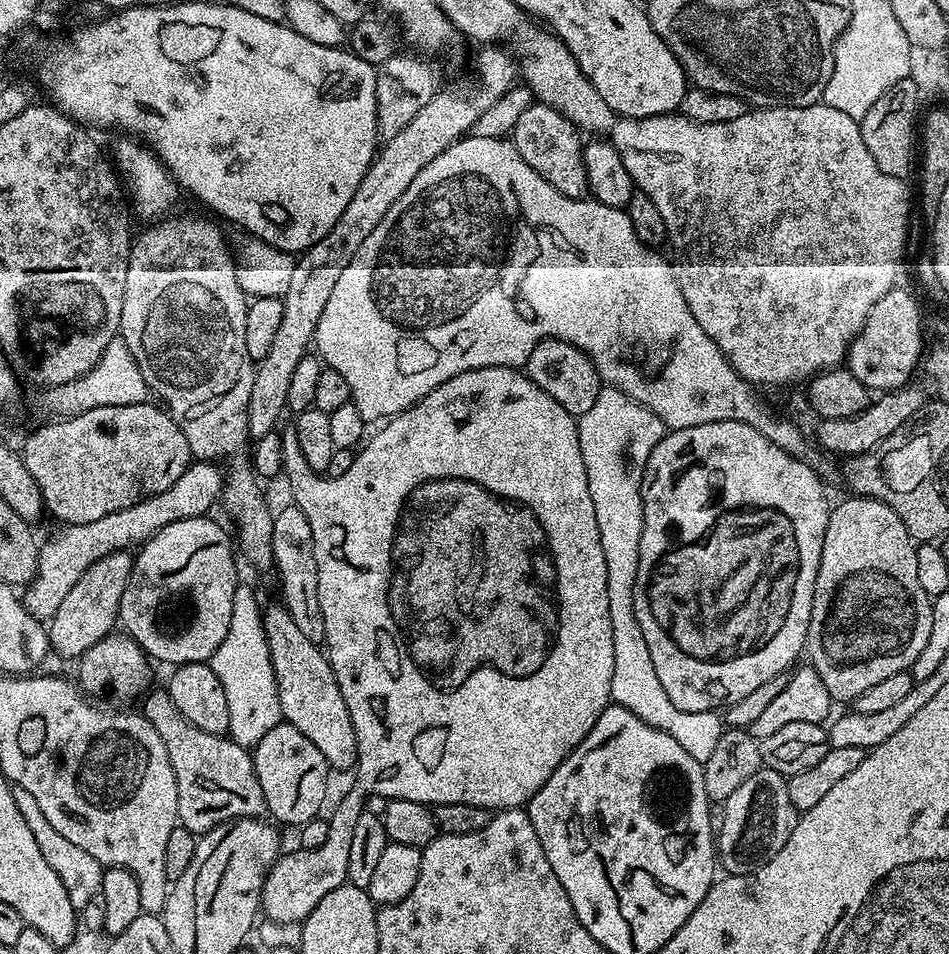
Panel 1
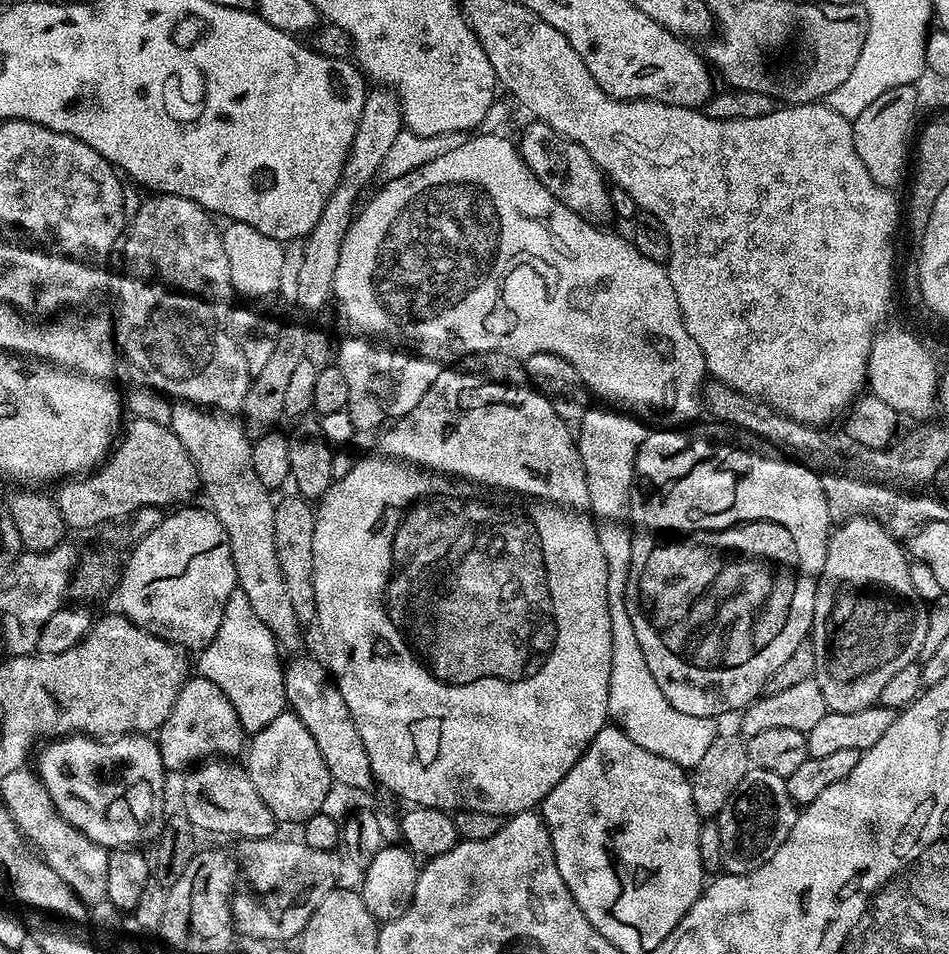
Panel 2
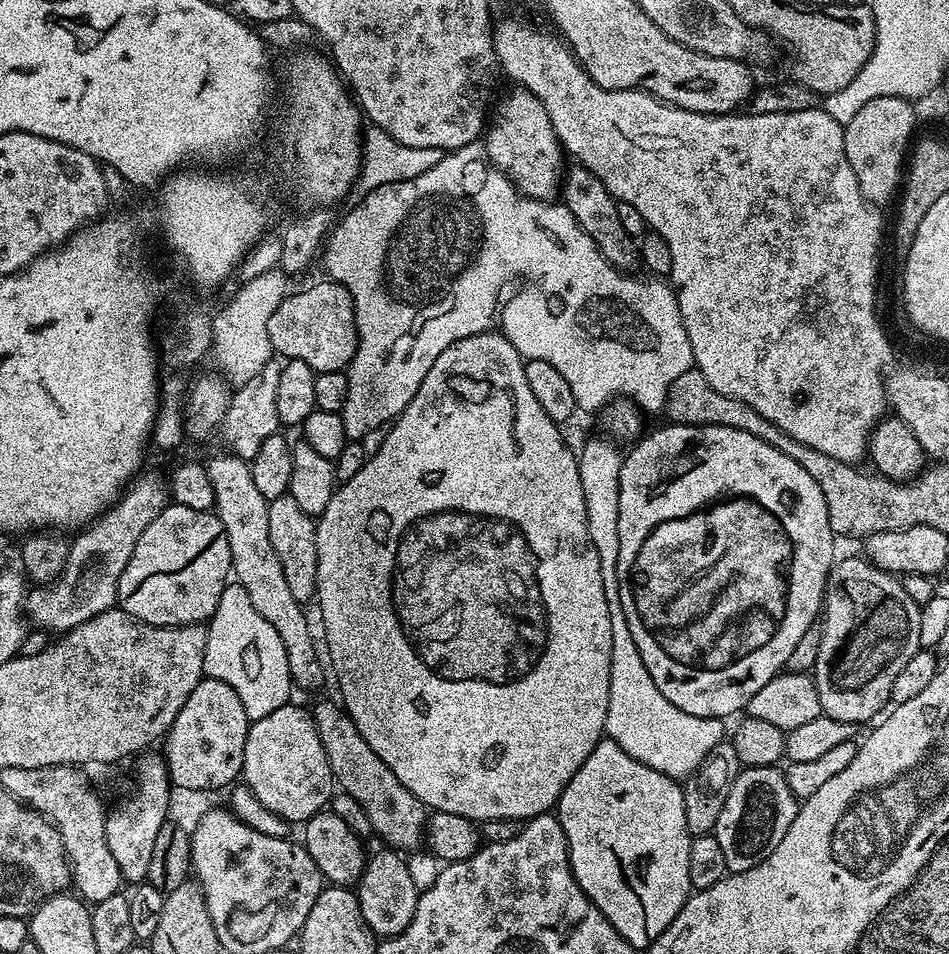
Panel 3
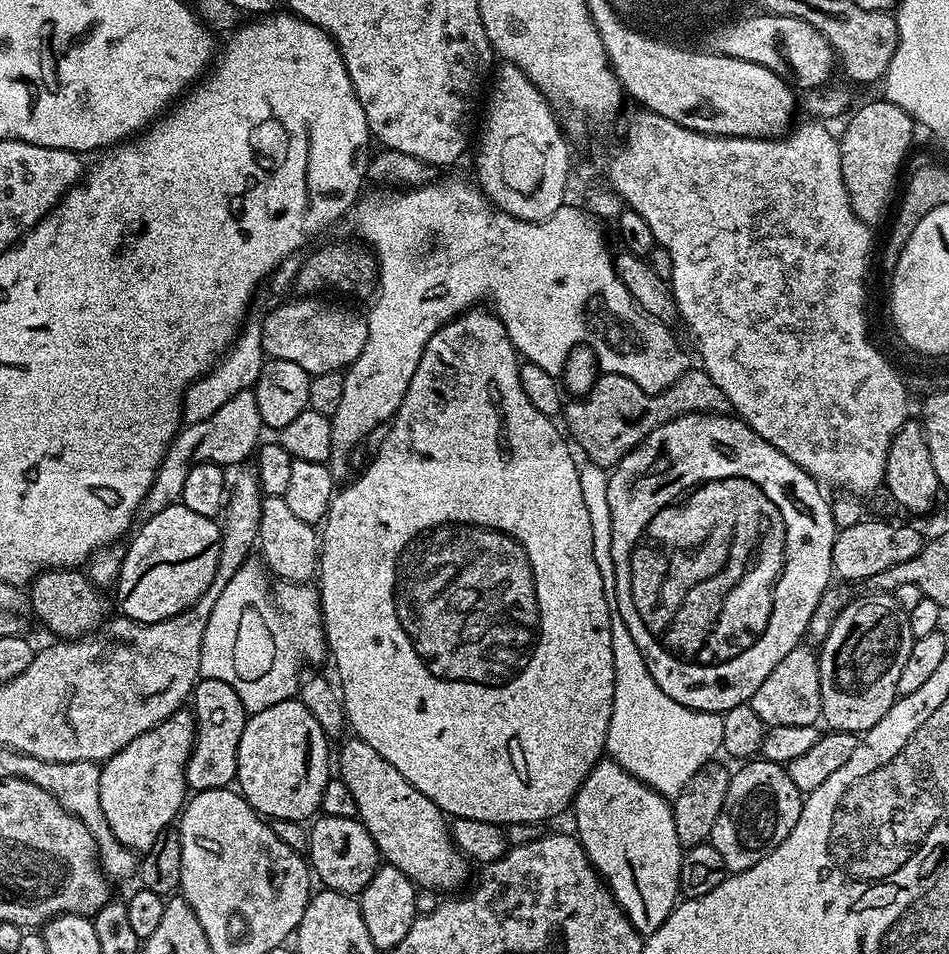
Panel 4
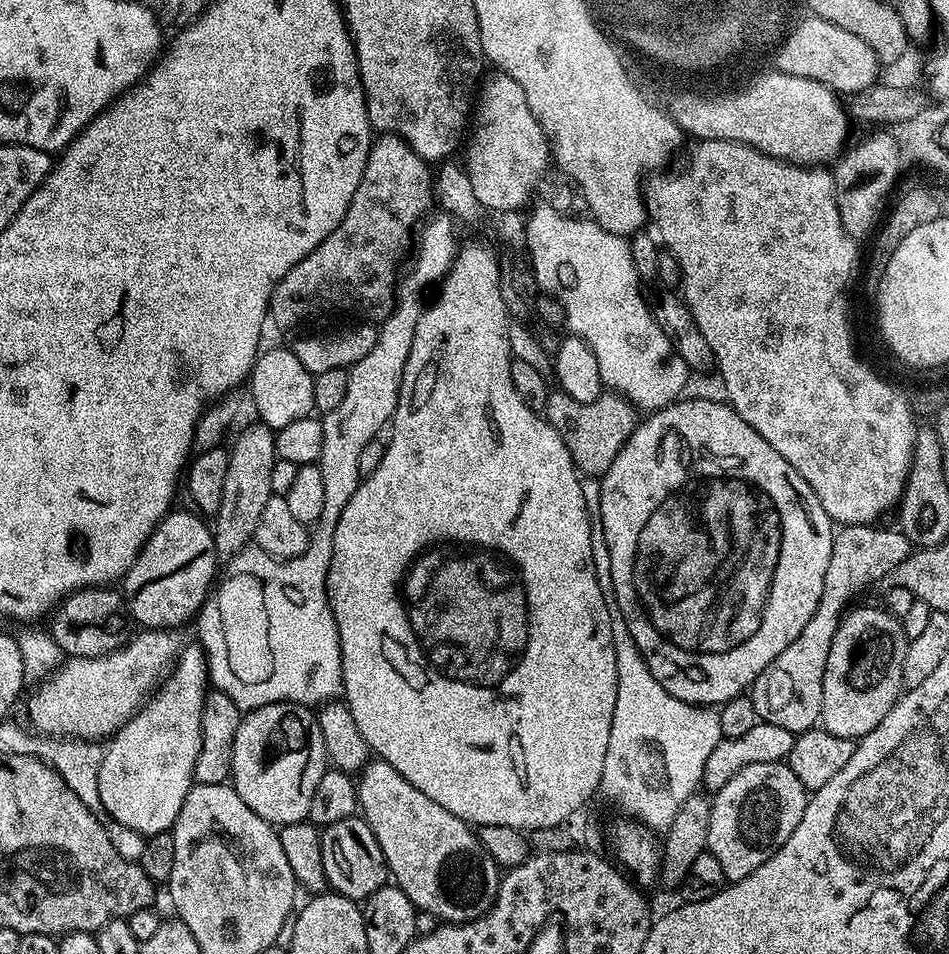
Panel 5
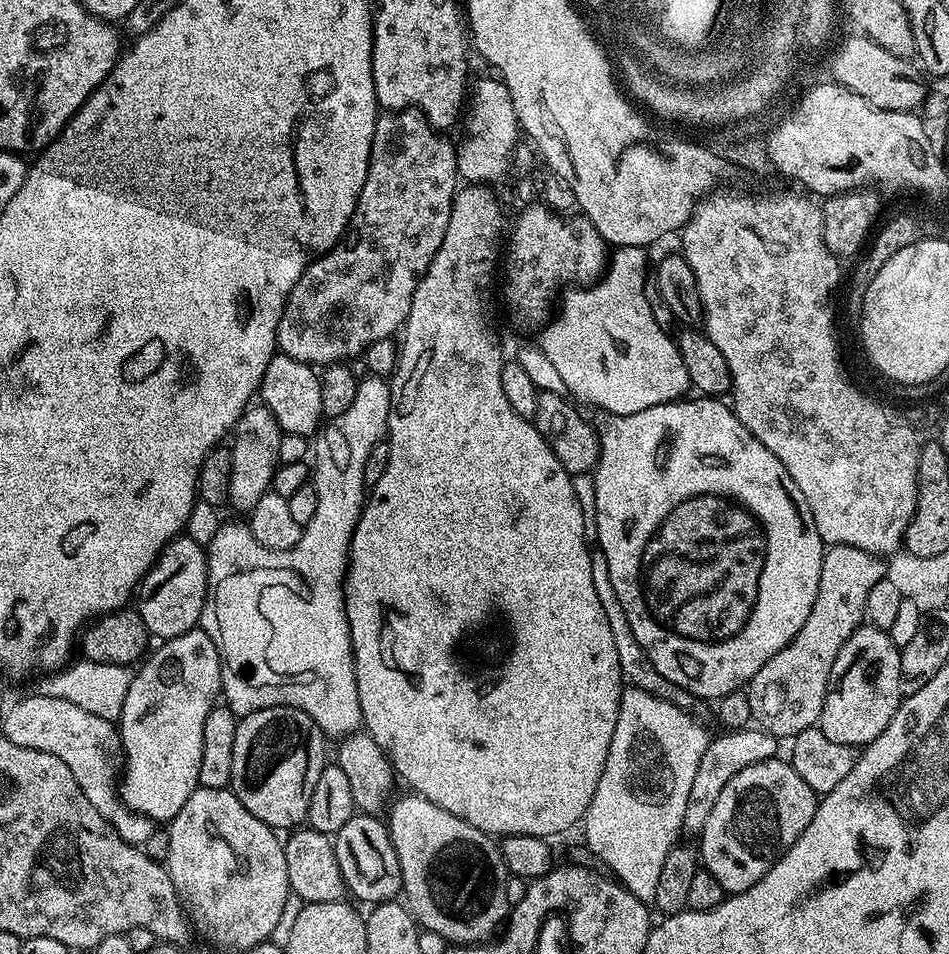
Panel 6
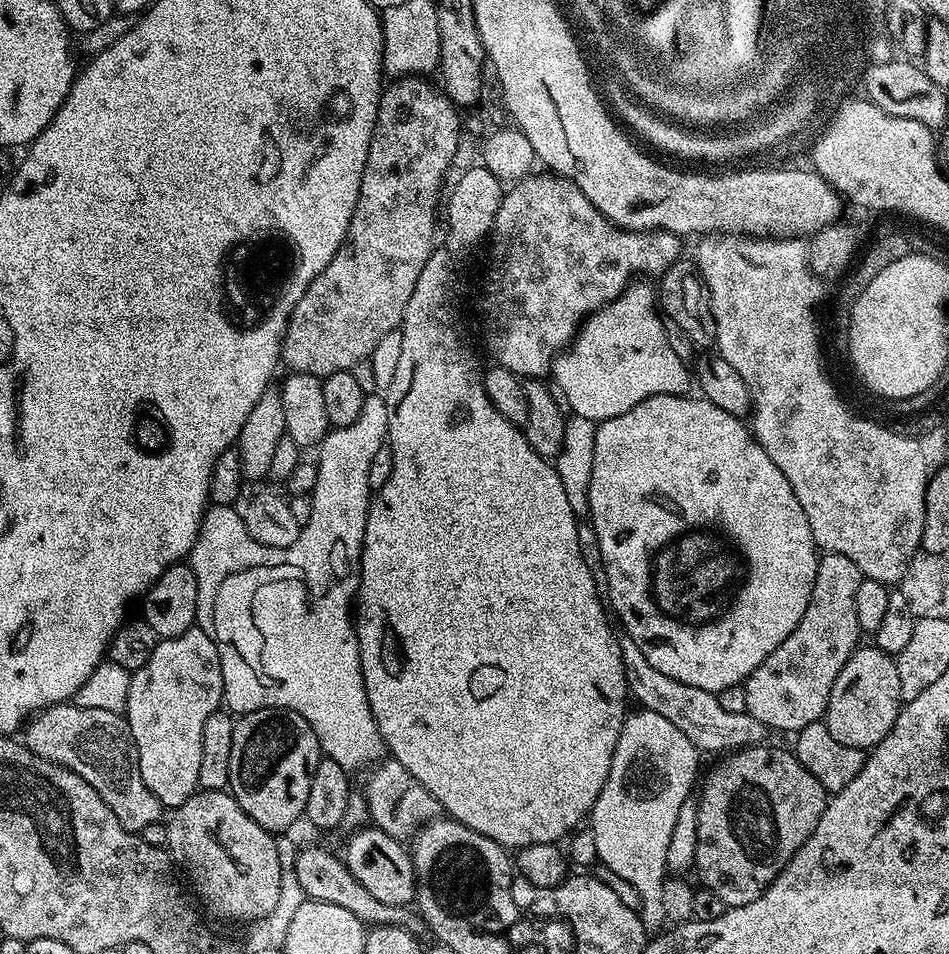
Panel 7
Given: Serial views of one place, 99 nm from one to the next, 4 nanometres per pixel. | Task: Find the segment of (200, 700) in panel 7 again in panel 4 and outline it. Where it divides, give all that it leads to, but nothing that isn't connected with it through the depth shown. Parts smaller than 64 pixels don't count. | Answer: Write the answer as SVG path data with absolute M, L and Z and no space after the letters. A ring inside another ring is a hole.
M178 710L170 714L170 718L161 720L158 726L146 730L146 734L138 734L130 746L118 750L110 759L103 761L98 782L98 799L102 801L102 814L106 814L106 822L110 822L110 830L114 830L114 838L122 842L137 854L143 854L154 846L154 838L162 834L179 817L185 803L186 785L184 771L192 753L192 743L196 737L196 718L191 711Z

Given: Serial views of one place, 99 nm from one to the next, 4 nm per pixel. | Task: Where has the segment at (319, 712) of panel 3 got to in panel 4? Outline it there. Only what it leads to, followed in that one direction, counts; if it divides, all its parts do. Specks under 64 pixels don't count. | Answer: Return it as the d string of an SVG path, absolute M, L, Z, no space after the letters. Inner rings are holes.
M358 738L351 739L340 748L338 776L339 779L346 782L346 786L350 786L350 794L354 794L358 819L366 826L370 838L374 838L383 863L393 864L395 868L402 870L402 874L406 874L406 878L410 878L412 883L421 889L433 889L440 894L452 894L463 889L469 883L468 868L470 869L470 864L456 849L445 813L441 812L440 807L434 802L430 802L430 798L426 798L426 794L422 794L422 790L410 786L410 782L406 782L406 778L402 778L402 774L398 774L398 770L394 770L394 766L390 766L390 762L386 762L386 758L382 758L376 753L374 746L362 742Z

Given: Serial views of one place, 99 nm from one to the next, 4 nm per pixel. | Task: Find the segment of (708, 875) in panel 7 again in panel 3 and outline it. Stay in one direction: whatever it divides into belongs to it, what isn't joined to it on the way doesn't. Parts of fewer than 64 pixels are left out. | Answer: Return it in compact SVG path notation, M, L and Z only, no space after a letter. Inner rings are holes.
M779 767L744 768L730 786L726 806L722 806L722 814L718 814L714 829L729 873L745 872L765 860L776 849L778 842L782 842L786 830L790 830L797 807L796 796Z

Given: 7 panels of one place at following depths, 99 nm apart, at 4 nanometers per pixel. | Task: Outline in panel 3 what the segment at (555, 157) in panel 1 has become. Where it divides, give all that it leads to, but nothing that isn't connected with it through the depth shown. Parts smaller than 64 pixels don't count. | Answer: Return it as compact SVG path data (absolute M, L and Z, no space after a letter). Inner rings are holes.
M573 163L572 169L565 171L562 176L562 194L564 197L562 203L565 208L570 210L570 214L574 214L576 221L582 226L582 230L586 230L586 234L590 234L590 238L598 246L598 250L606 258L606 262L610 262L620 271L631 273L632 267L640 264L640 246L637 237L626 234L622 221L618 218L618 202L606 190L606 186L602 186L602 182L596 177L589 168L584 168L580 164Z

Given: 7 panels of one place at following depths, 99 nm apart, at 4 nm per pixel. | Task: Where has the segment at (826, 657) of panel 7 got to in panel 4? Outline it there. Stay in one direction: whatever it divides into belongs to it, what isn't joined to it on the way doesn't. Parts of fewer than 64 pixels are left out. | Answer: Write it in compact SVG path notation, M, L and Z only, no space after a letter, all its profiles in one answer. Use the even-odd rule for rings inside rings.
M865 518L854 526L837 531L832 571L841 581L863 582L874 574L882 574L882 570L890 570L890 566L898 566L898 562L914 558L925 543L925 537L920 537L919 530L908 524L887 524L884 520ZM801 642L766 677L766 682L750 701L754 714L765 726L810 726L821 719L822 686L820 685L820 658L815 647Z

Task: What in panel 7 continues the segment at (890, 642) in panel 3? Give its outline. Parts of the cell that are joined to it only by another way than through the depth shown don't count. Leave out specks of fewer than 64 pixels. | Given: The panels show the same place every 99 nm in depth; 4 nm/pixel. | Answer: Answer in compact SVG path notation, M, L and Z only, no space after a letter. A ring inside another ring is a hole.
M857 647L846 666L842 666L842 674L838 674L838 679L834 681L834 690L830 690L830 702L822 719L830 735L837 742L842 742L842 746L871 750L890 734L902 701L895 659L881 648L864 647Z

